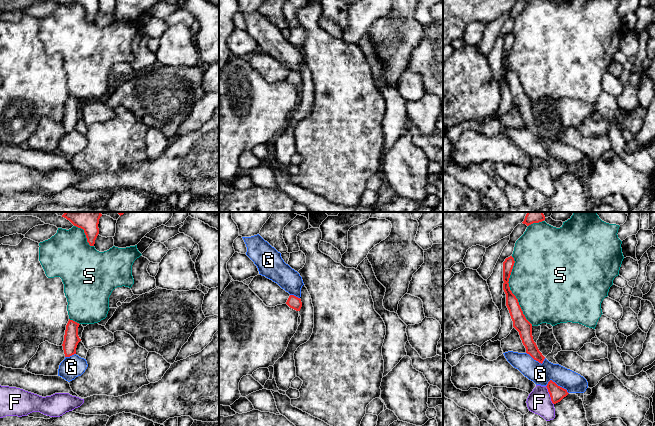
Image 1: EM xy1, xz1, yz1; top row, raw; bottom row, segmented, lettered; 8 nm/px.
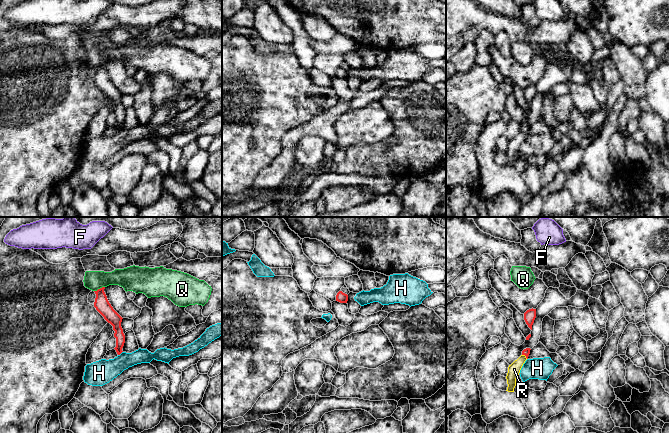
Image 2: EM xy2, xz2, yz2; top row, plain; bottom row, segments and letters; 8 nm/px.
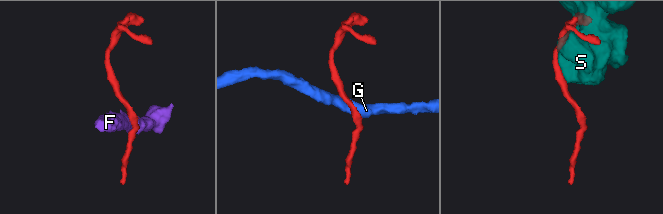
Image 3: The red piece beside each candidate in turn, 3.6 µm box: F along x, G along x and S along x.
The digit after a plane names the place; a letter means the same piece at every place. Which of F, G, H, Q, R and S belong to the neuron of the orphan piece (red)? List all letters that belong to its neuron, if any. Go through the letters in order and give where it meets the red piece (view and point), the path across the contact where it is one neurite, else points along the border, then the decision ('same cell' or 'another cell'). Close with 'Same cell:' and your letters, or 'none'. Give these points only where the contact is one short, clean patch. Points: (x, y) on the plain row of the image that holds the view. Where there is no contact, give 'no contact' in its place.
F: yz1 (550, 171) | along yz1 (545, 162), (553, 180) | another cell
G: yz1 (557, 161) | another cell
H: xy2 (120, 129) | along xy2 (122, 127), (118, 131) | another cell
Q: xy2 (100, 64) | along xy2 (104, 62), (94, 67) | another cell
R: yz2 (525, 131) | across yz2 (526, 128), (525, 131), (514, 145) | same cell
S: yz1 (511, 67) | another cell
Same cell: R

